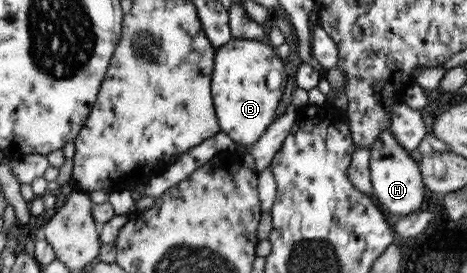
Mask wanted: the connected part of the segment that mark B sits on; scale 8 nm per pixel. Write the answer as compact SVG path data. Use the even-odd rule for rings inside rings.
M230 38L215 49L210 74L209 90L219 131L233 142L232 151L244 167L256 172L255 161L249 155L249 147L264 133L275 118L274 112L284 88L286 72L274 48L257 39Z

